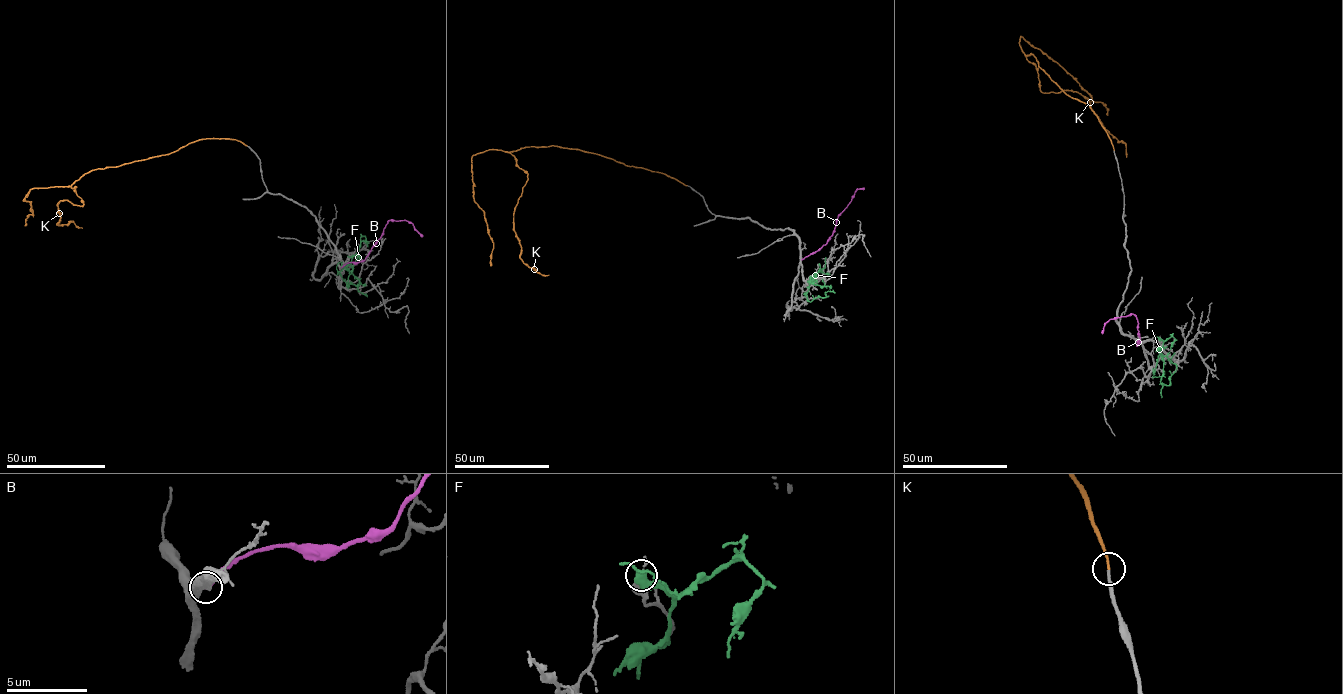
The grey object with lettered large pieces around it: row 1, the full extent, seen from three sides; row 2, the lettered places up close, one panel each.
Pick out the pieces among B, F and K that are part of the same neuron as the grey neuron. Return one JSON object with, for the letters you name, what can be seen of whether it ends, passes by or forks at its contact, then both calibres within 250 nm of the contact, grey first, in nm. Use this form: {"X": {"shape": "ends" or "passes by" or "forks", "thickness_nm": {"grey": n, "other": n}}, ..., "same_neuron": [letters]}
{"same_neuron": []}

